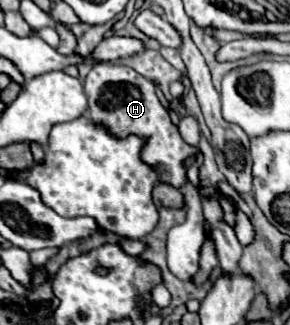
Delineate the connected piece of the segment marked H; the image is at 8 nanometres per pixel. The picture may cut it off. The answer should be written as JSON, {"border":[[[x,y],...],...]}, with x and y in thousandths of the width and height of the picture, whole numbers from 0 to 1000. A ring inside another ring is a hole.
{"border":[[[345,191],[317,203],[310,228],[297,234],[290,289],[303,302],[317,375],[359,388],[359,400],[400,425],[441,425],[441,412],[469,412],[497,431],[483,486],[545,529],[545,560],[586,566],[600,578],[628,578],[648,560],[641,492],[683,480],[690,462],[628,431],[614,388],[586,369],[579,338],[545,314],[538,265],[517,246],[428,197]]]}

